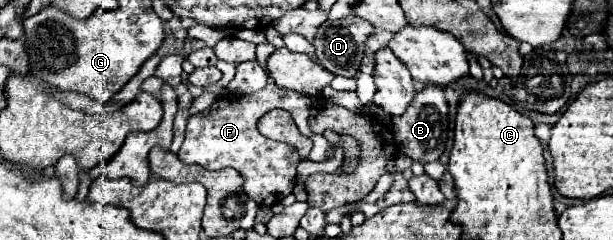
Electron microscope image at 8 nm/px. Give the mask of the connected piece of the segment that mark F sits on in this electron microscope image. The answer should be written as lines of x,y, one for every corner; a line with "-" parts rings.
269,81
265,89
251,95
223,95
213,107
189,117
185,141
177,153
179,159
185,163
197,163
205,169
233,167
245,177
245,193
253,201
257,201
259,205
273,205
281,201
295,187
295,169
301,157
295,147
271,141
257,131
257,119
263,117
271,107
289,107
289,113
293,115
299,131
311,133
307,125
311,101
303,93
281,89
273,81

